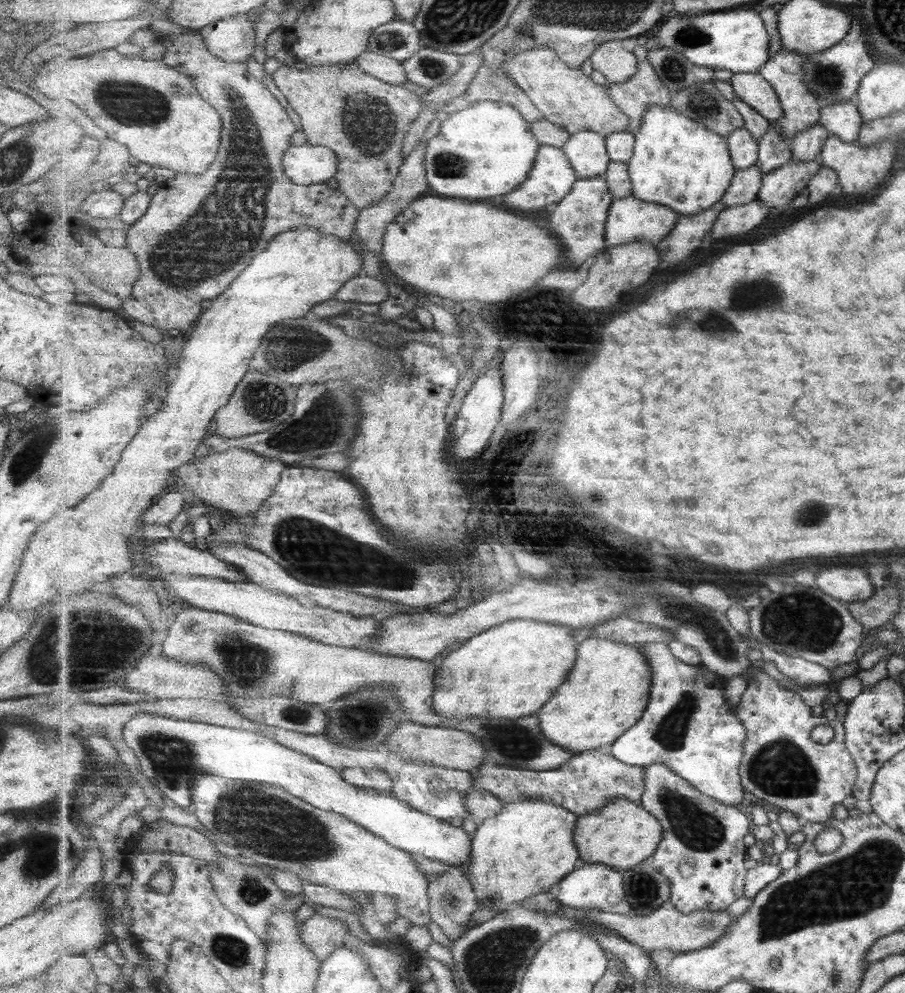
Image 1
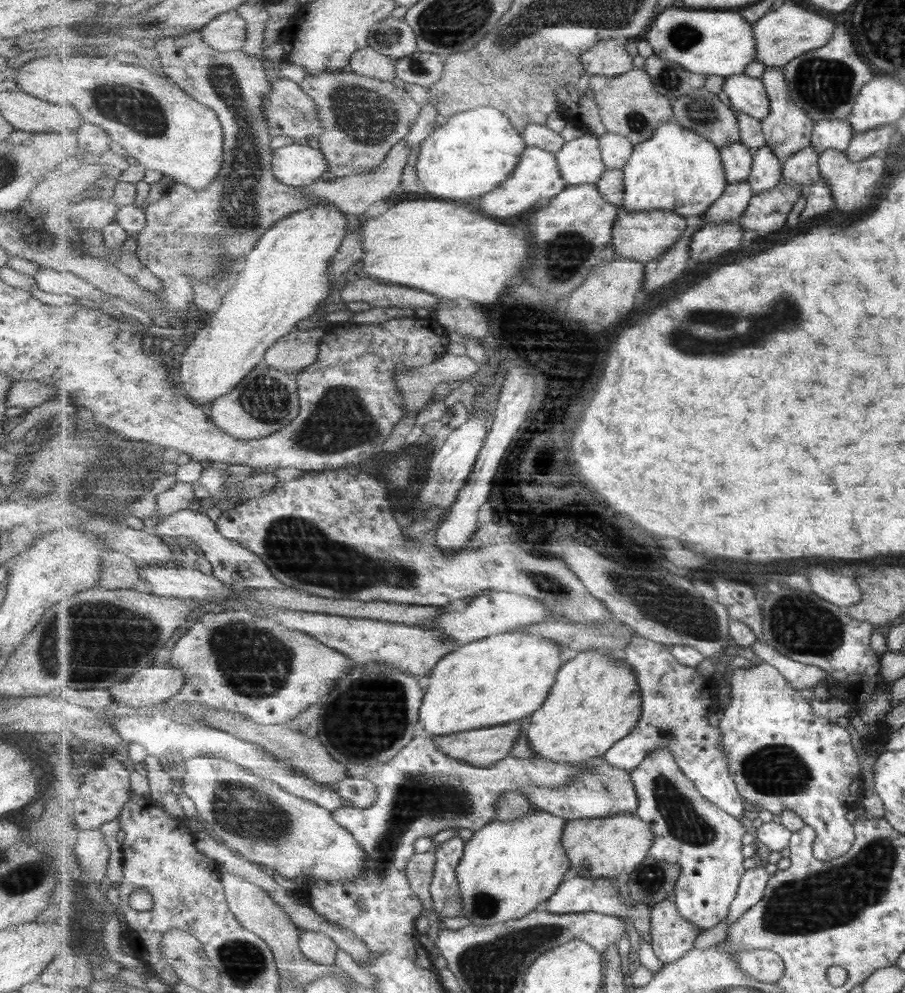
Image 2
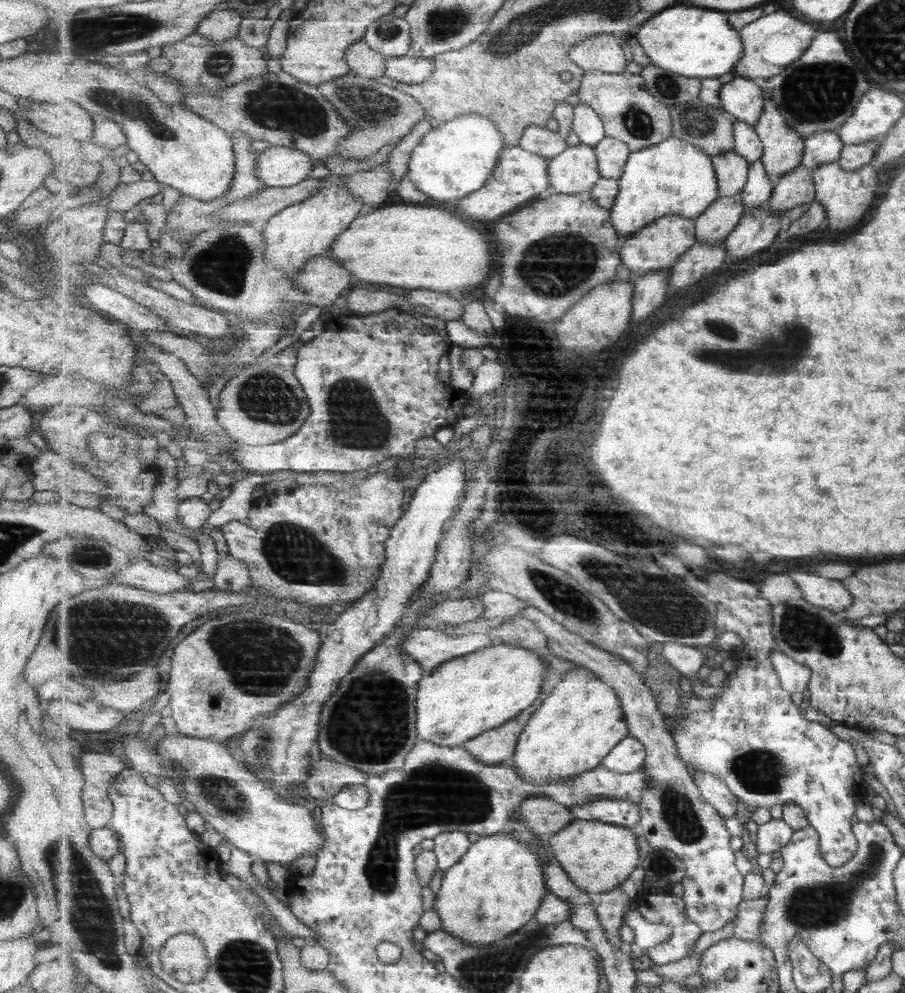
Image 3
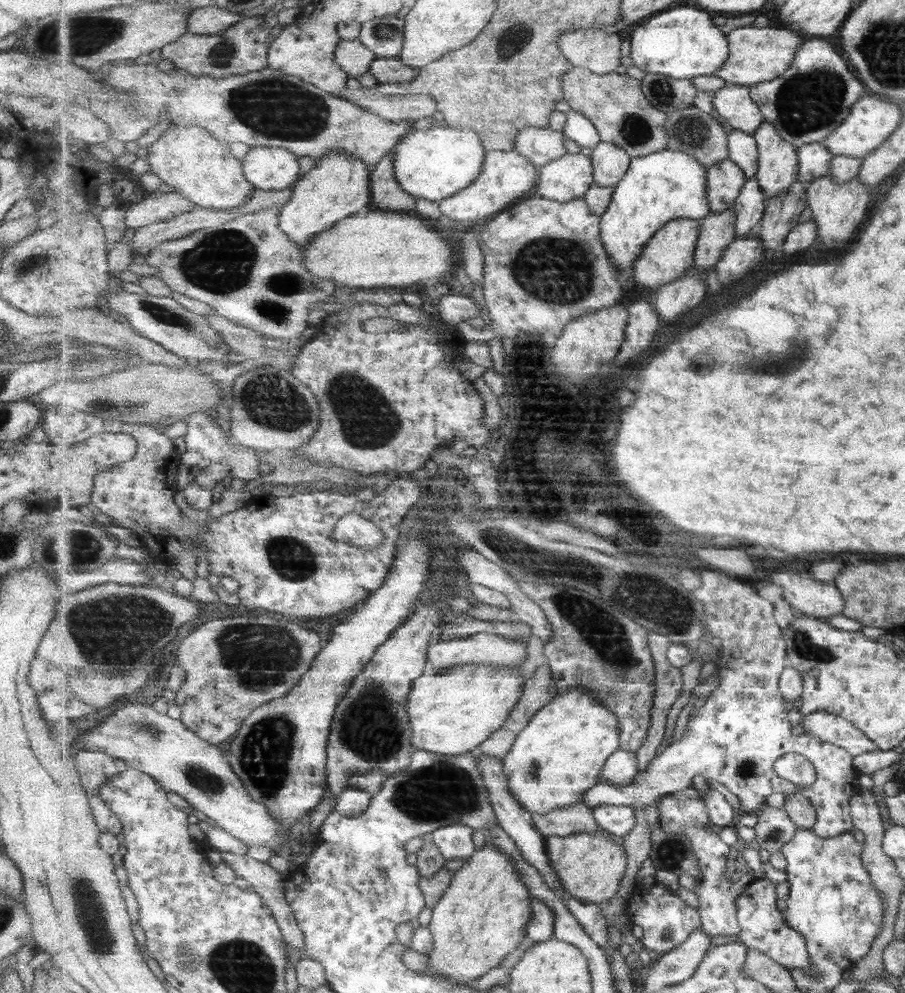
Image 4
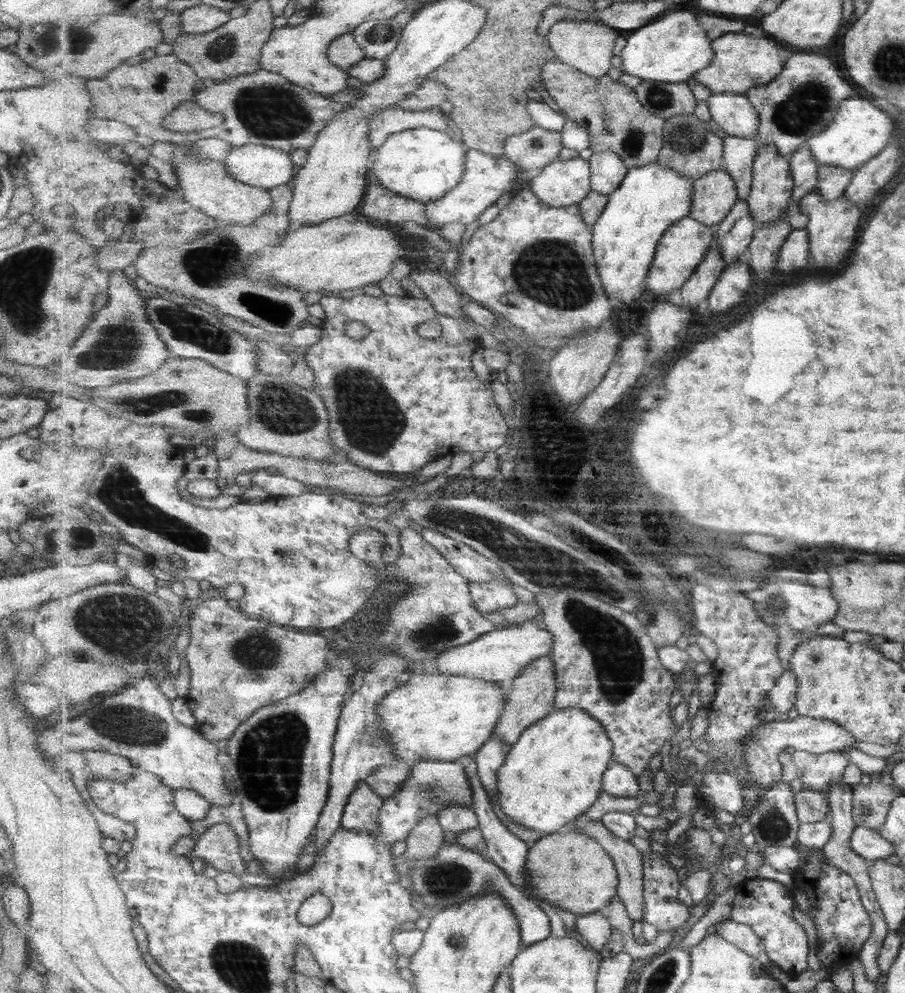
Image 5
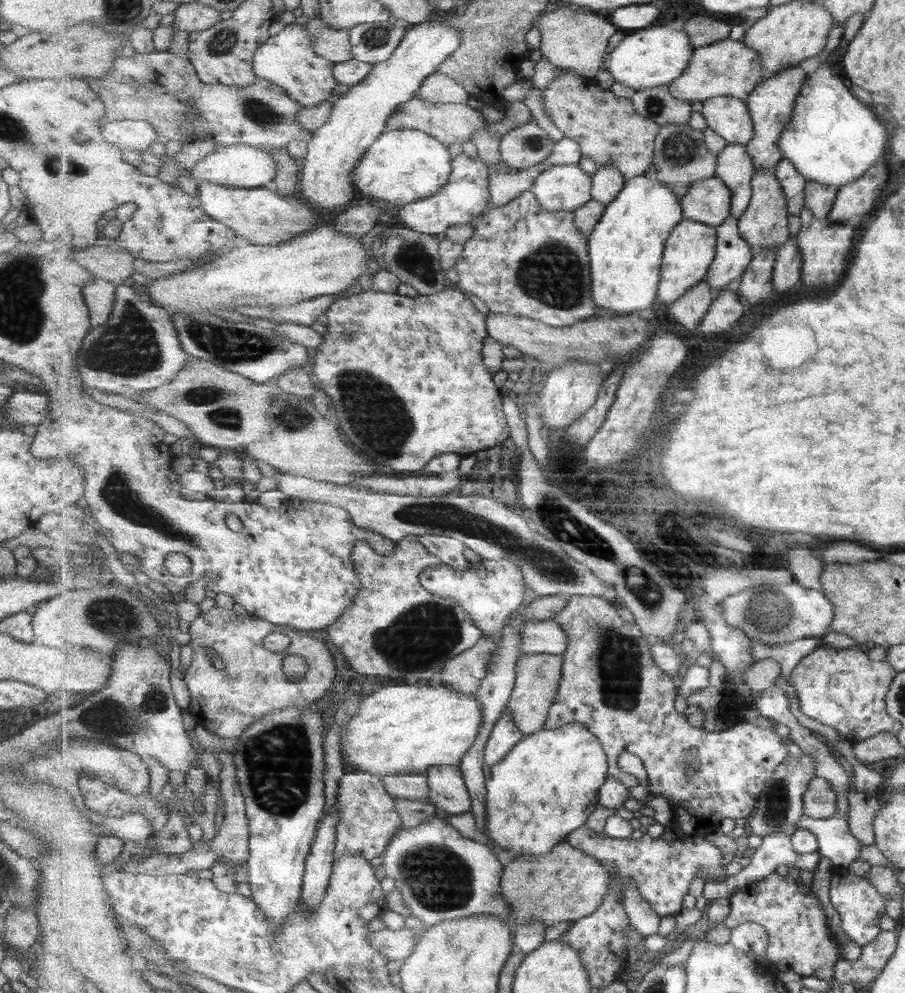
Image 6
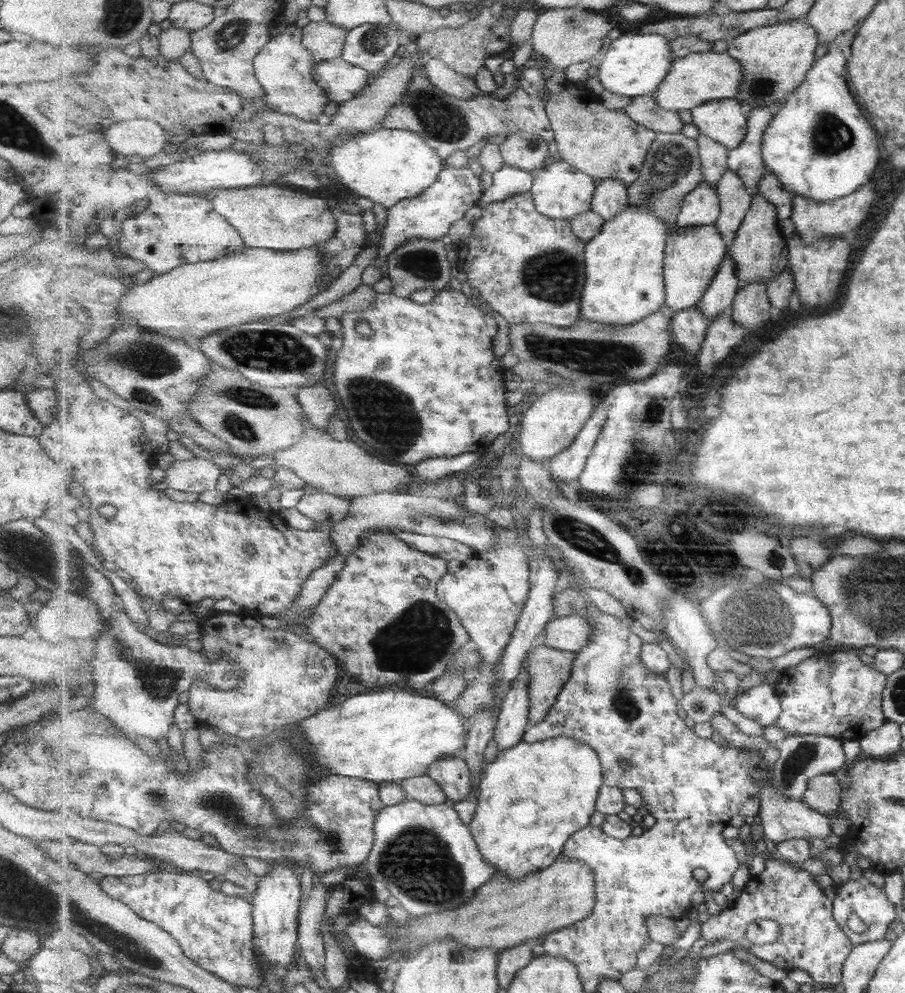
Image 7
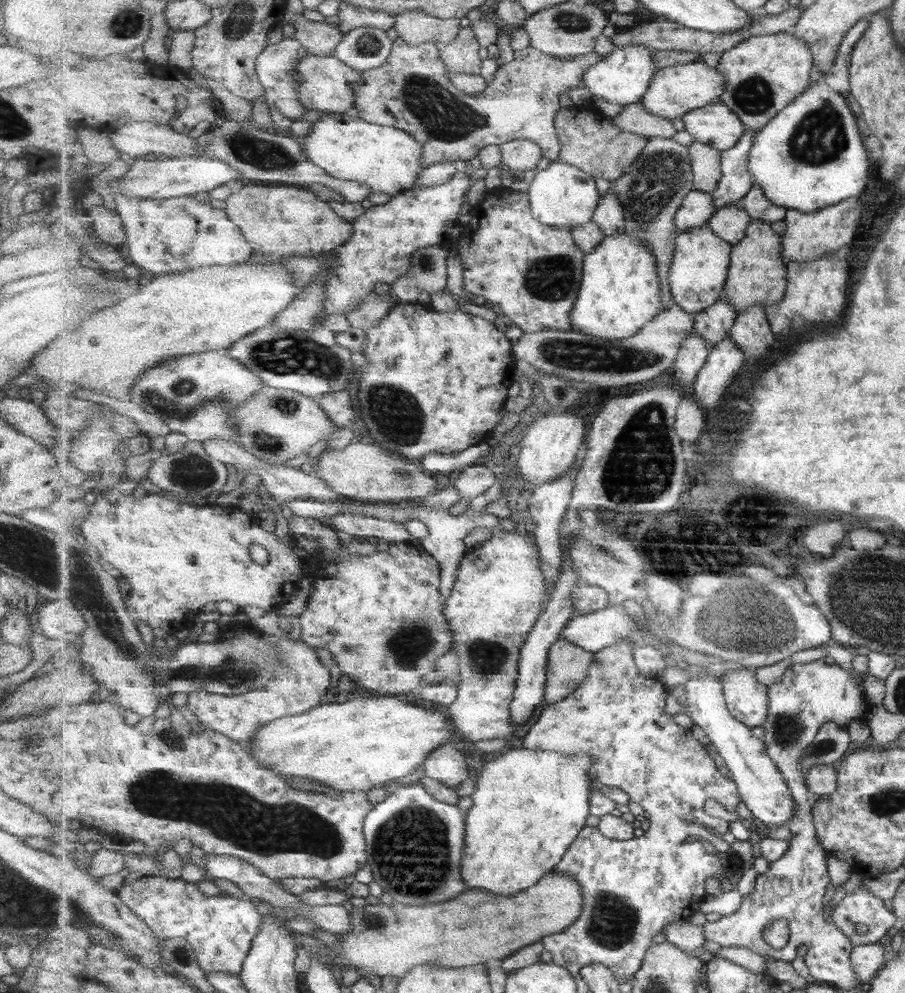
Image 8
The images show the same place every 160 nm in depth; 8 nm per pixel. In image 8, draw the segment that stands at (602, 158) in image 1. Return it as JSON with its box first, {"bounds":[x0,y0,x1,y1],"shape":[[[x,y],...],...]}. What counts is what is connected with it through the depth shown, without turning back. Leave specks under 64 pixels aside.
{"bounds":[529,160,602,228],"shape":[[[559,160],[551,161],[546,169],[531,173],[529,180],[532,215],[543,224],[556,228],[573,228],[593,221],[602,197],[595,186],[595,176],[592,173]]]}

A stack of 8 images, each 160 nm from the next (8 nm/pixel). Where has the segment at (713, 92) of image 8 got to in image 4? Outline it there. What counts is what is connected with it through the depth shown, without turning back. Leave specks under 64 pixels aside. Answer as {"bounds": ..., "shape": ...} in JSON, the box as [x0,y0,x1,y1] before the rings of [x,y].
{"bounds":[715,24,804,88],"shape":[[[769,24],[768,27],[761,28],[751,25],[736,28],[727,33],[732,55],[715,75],[722,78],[726,86],[741,84],[751,88],[752,85],[775,80],[789,70],[791,63],[799,54],[799,48],[803,46],[801,44],[804,44],[801,33],[803,34],[803,32],[795,32],[790,27],[781,24],[777,26]]]}

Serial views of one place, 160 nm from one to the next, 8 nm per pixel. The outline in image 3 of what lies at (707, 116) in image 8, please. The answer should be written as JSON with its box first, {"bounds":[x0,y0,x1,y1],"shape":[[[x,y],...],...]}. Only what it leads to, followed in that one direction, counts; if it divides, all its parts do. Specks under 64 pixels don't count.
{"bounds":[720,76,767,125],"shape":[[[737,76],[723,85],[720,97],[721,109],[724,112],[735,121],[743,120],[751,125],[760,122],[767,102],[759,81]]]}

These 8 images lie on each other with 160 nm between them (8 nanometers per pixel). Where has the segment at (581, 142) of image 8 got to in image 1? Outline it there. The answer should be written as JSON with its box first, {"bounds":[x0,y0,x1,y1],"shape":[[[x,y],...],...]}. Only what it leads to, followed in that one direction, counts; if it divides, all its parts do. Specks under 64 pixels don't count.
{"bounds":[606,59,672,134],"shape":[[[646,59],[638,63],[637,74],[627,83],[606,83],[609,96],[632,120],[628,131],[637,134],[643,124],[645,113],[651,104],[672,104],[671,90],[661,80],[656,68]]]}

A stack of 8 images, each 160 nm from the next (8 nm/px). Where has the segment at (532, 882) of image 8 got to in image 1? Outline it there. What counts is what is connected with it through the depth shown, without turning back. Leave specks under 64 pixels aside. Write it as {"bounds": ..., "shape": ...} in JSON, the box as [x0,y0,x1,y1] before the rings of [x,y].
{"bounds":[535,636,652,755],"shape":[[[594,636],[583,640],[578,648],[576,666],[568,679],[557,688],[545,708],[535,714],[539,717],[545,737],[576,755],[616,743],[639,722],[652,696],[652,665],[648,663],[648,656],[644,655],[644,649],[640,648],[639,643],[627,644]]]}

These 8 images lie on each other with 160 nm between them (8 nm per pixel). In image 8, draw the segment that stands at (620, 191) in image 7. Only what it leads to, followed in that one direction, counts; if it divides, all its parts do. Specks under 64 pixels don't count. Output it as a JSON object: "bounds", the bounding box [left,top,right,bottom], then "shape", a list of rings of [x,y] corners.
{"bounds":[593,187,626,236],"shape":[[[610,187],[600,200],[593,221],[601,227],[606,236],[615,236],[626,232],[625,219],[623,203]]]}

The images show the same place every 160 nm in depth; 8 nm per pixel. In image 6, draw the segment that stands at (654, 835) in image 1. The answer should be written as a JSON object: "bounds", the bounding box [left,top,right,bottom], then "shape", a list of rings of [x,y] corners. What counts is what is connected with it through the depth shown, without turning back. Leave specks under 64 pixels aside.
{"bounds":[503,840,611,927],"shape":[[[564,840],[549,854],[519,854],[505,868],[503,875],[504,897],[512,905],[512,918],[516,922],[524,922],[531,918],[538,918],[547,927],[553,927],[561,922],[578,921],[579,919],[590,917],[604,903],[609,889],[611,873],[601,865],[601,861],[595,856],[583,852],[580,848],[575,848],[570,842]]]}

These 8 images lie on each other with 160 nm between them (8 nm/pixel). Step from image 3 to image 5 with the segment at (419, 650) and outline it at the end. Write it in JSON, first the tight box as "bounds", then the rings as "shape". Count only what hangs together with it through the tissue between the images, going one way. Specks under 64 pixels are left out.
{"bounds":[436,621,554,683],"shape":[[[525,621],[504,629],[481,635],[472,643],[448,648],[436,659],[440,674],[447,676],[468,676],[493,682],[510,683],[516,679],[529,663],[541,657],[552,655],[554,636],[535,621]]]}

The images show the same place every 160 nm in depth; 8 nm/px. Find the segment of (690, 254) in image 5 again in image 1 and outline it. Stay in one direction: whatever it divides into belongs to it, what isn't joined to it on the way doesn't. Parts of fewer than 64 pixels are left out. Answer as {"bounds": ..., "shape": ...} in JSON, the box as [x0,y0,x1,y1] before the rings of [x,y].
{"bounds":[606,195,680,247],"shape":[[[634,195],[627,198],[615,198],[609,209],[606,243],[610,247],[635,242],[658,245],[676,227],[680,215],[676,209],[669,208],[664,204],[641,200]]]}

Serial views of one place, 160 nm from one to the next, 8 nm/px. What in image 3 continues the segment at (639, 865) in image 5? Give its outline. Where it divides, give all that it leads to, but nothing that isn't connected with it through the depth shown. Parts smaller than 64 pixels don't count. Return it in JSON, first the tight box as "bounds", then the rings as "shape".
{"bounds":[516,796,576,838],"shape":[[[538,796],[525,798],[516,815],[542,838],[557,834],[576,820],[568,807]]]}

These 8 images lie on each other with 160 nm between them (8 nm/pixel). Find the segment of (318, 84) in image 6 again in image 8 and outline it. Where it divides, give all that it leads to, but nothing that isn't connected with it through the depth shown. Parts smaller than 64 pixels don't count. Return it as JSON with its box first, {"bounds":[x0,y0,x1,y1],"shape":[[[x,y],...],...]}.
{"bounds":[256,38,311,121],"shape":[[[287,38],[278,43],[270,44],[256,60],[256,72],[266,90],[266,100],[270,108],[275,108],[292,121],[301,120],[302,116],[311,111],[300,101],[300,91],[295,71],[299,60],[309,56],[304,45],[295,38]]]}

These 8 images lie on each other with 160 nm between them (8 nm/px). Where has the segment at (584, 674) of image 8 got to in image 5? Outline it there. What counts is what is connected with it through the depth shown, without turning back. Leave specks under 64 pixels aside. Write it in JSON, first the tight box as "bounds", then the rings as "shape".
{"bounds":[497,655,557,745],"shape":[[[552,655],[541,657],[529,663],[523,671],[519,672],[516,679],[508,683],[508,698],[504,708],[504,714],[500,716],[497,725],[497,736],[509,744],[515,745],[520,739],[521,734],[535,723],[549,716],[556,708],[557,679],[556,664]]]}

